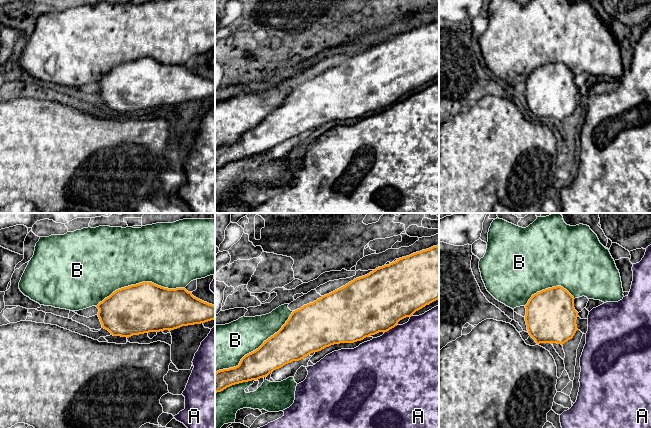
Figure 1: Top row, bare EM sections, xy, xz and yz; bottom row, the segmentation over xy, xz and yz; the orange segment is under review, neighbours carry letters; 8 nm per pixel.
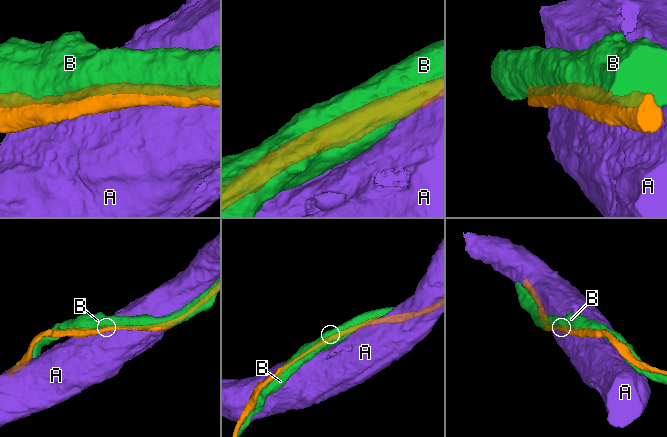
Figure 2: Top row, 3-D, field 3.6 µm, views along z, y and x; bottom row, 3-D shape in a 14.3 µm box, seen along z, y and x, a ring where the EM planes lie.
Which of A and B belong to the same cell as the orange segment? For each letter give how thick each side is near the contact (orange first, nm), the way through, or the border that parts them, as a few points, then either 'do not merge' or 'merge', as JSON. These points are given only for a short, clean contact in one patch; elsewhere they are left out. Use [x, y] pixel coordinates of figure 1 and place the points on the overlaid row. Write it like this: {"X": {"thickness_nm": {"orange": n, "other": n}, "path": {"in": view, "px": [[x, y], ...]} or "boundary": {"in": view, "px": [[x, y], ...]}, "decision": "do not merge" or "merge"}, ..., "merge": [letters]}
{"A": {"thickness_nm": {"orange": 480, "other": 480}, "decision": "do not merge"}, "B": {"thickness_nm": {"orange": 400, "other": 460}, "decision": "merge"}, "merge": ["B"]}

